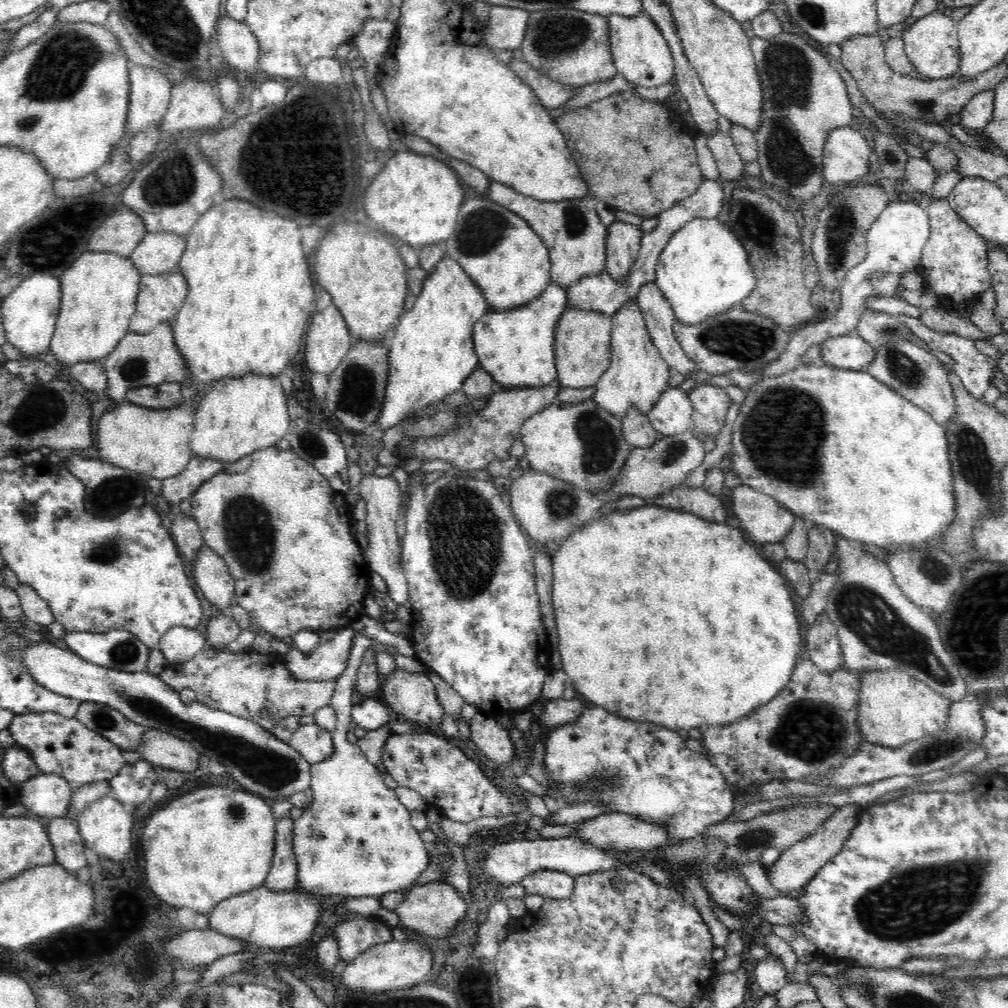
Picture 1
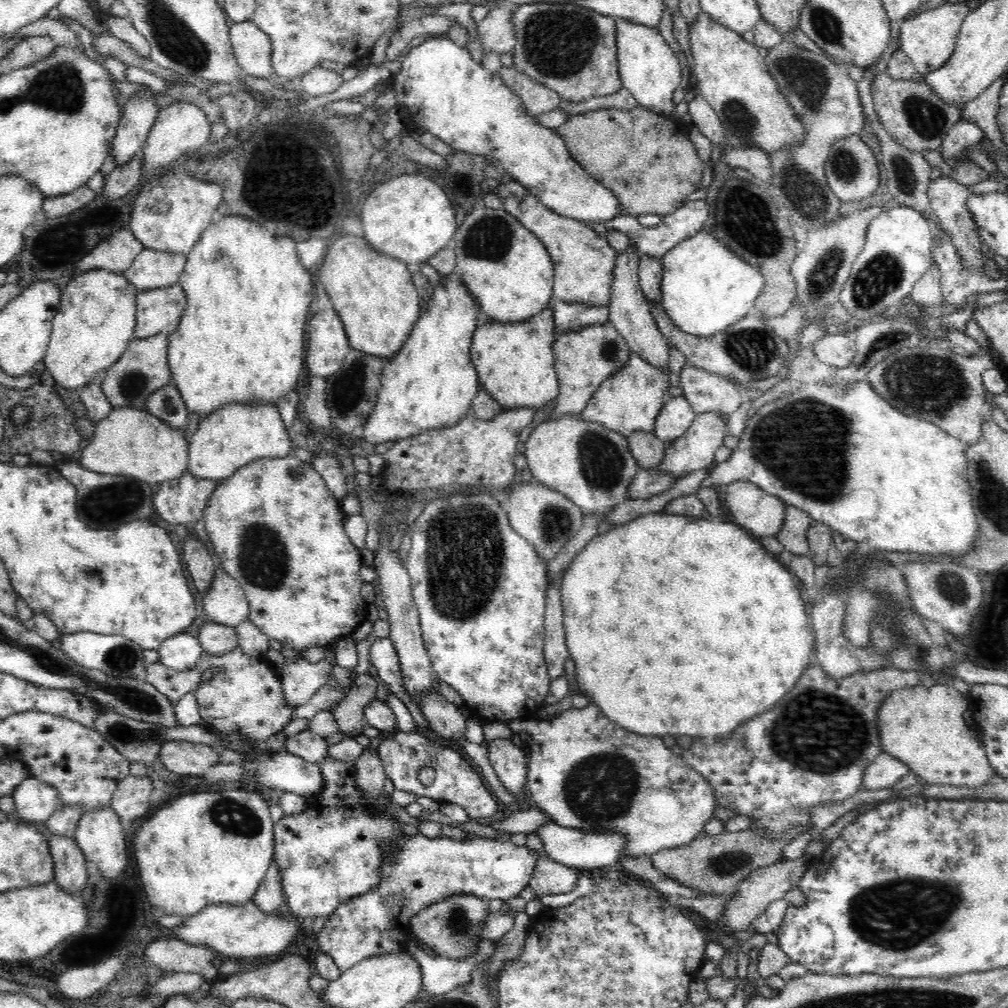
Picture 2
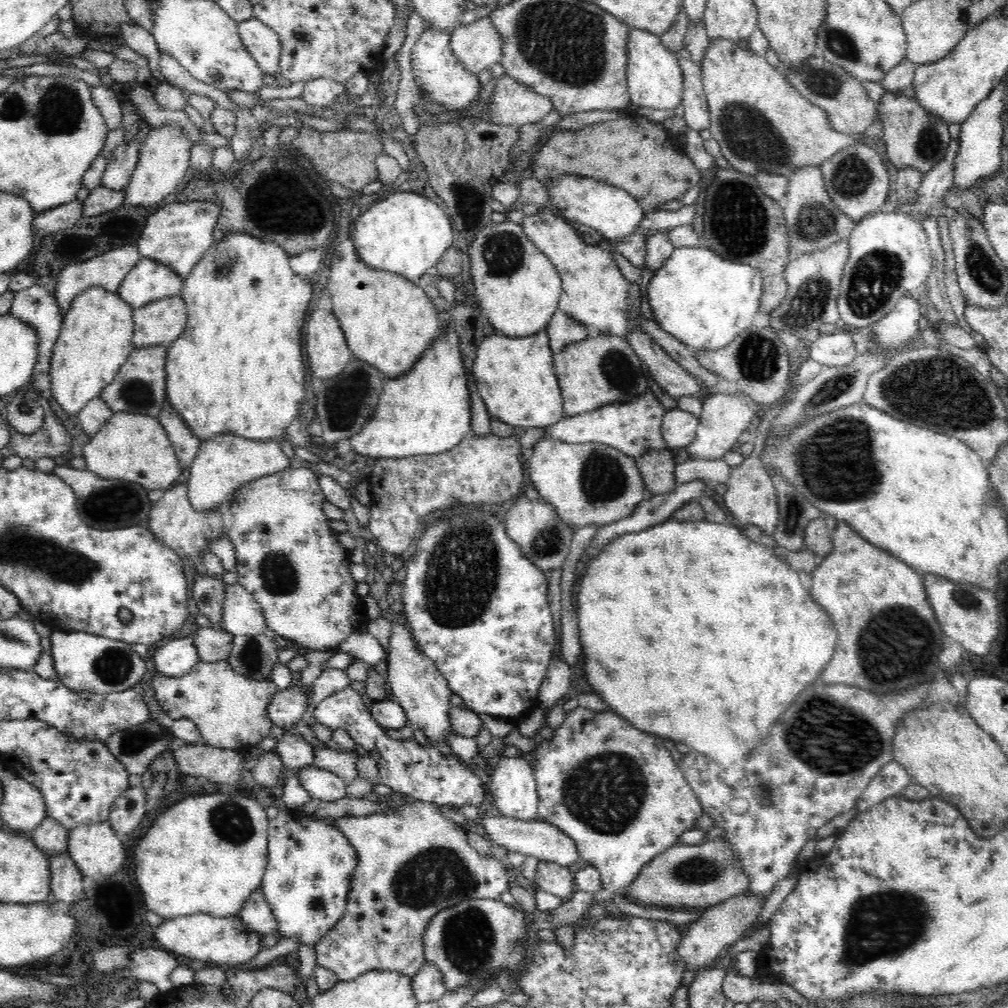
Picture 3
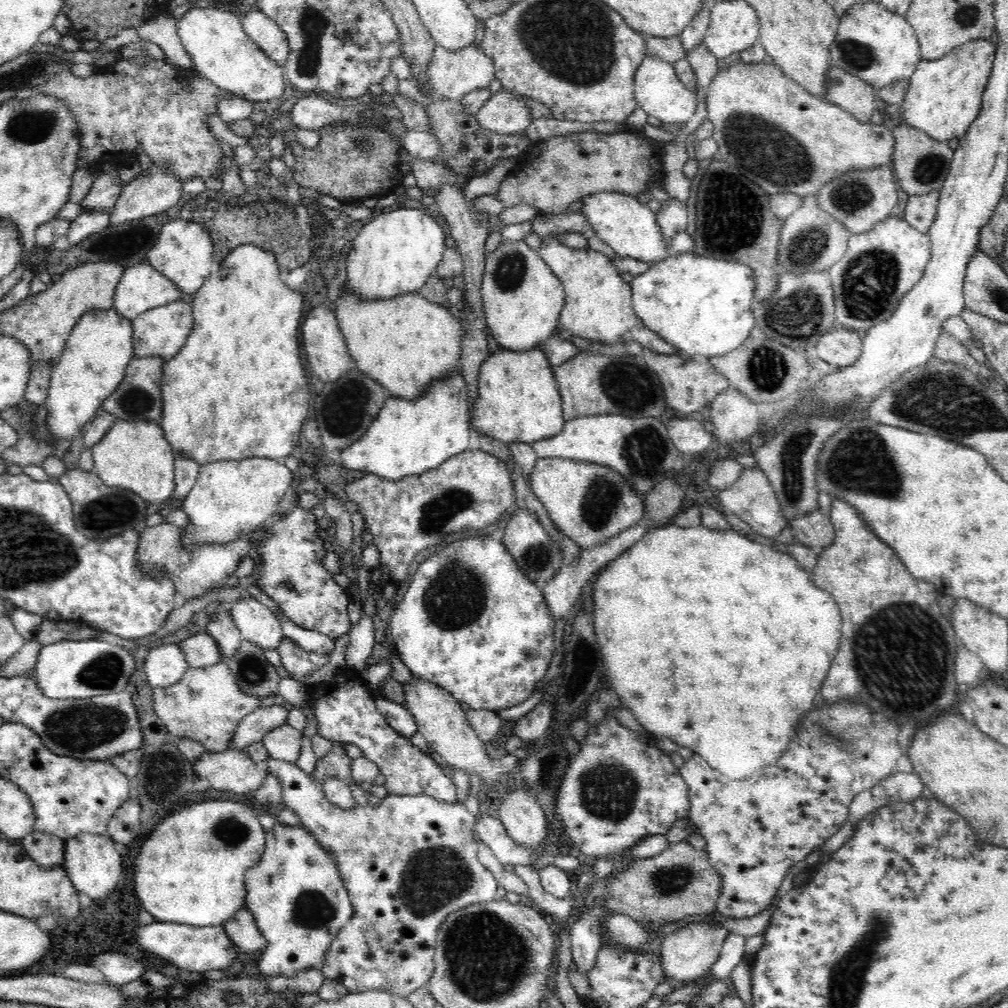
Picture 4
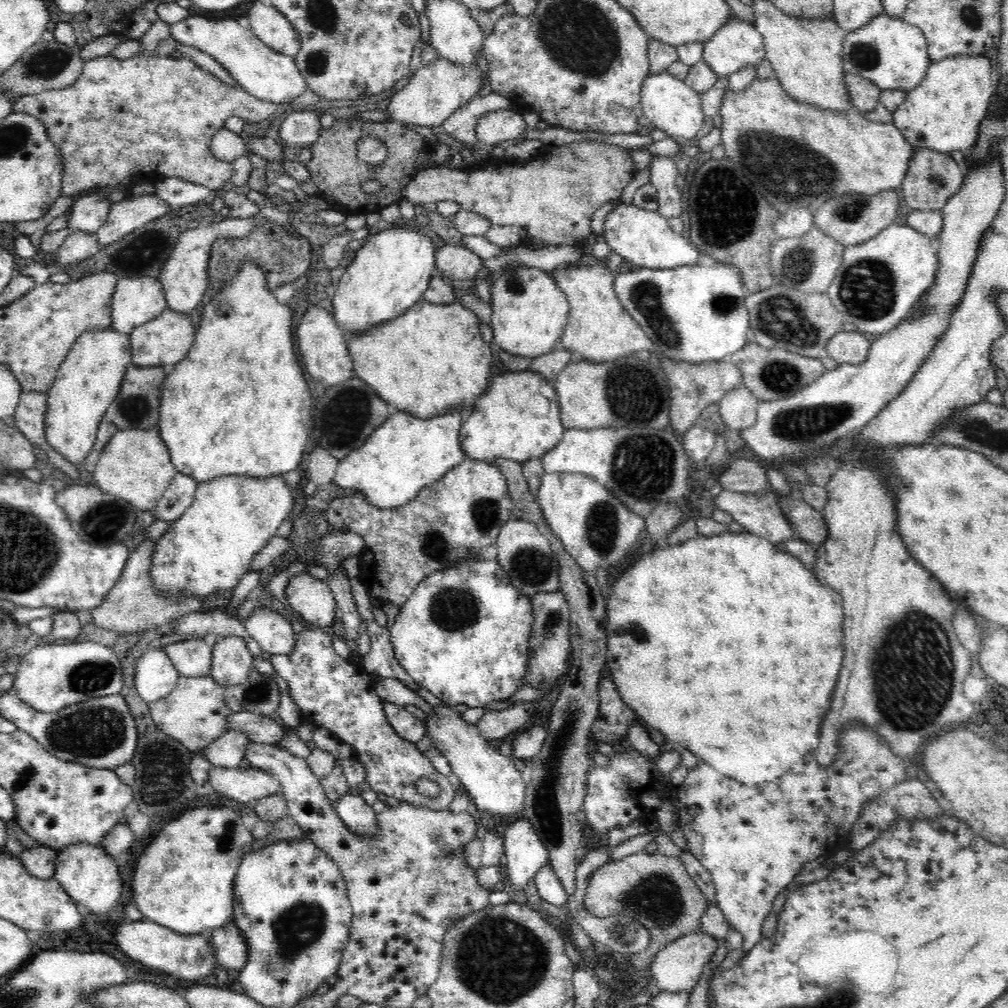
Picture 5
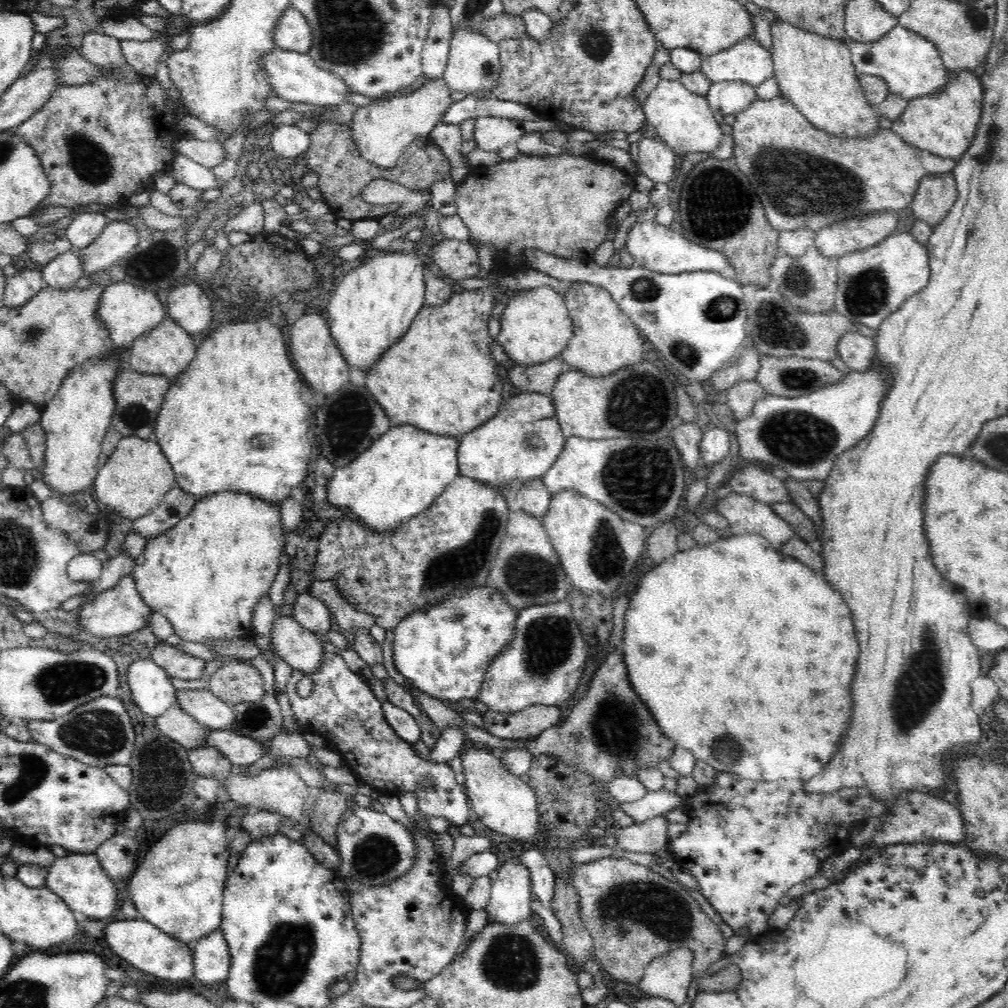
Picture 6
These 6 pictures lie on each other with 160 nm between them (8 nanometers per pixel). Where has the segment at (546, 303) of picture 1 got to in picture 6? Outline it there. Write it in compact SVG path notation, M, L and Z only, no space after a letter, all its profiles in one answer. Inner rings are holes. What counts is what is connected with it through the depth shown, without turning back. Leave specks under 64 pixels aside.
M520 393L502 402L502 411L459 441L459 476L468 476L498 490L510 482L538 480L552 468L565 445L558 417L532 416L532 412L554 412L553 398L546 393Z

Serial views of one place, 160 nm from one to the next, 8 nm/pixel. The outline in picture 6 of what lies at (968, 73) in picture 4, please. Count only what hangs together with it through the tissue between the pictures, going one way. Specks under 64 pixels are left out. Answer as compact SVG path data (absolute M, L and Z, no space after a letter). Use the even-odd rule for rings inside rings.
M948 70L946 90L942 90L938 94L932 94L932 96L922 96L922 98L914 98L914 100L908 101L908 107L899 120L892 122L886 118L879 117L879 126L881 129L892 130L902 137L907 144L915 148L942 158L958 161L968 151L974 141L978 124L981 120L982 99L982 83L979 77L974 75L973 71L960 70L960 72L956 72L955 70Z

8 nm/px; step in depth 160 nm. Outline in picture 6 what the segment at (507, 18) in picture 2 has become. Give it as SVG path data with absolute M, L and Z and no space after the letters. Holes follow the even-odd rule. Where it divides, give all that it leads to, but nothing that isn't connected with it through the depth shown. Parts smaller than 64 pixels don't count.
M440 76L440 78L429 79L418 90L415 90L413 93L410 93L408 95L404 95L401 97L387 97L383 101L376 100L374 103L368 106L362 106L358 108L356 112L354 112L354 116L352 116L352 126L350 126L350 128L352 130L352 138L354 138L354 143L356 143L356 147L360 152L360 156L364 158L364 160L374 163L375 166L380 169L393 168L396 162L398 162L398 158L400 158L400 156L402 156L402 154L410 147L410 144L414 139L429 137L430 132L432 132L432 130L436 128L436 124L442 120L442 116L444 116L444 114L448 114L446 113L446 110L448 110L448 108L450 108L450 106L454 104L452 97L450 97L451 93L453 93L453 91L448 88L445 80L442 76Z

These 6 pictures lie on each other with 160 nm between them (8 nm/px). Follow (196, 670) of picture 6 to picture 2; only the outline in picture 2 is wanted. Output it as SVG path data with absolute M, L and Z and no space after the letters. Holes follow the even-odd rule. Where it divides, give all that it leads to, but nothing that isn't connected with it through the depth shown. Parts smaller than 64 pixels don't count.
M205 624L200 628L199 643L206 654L223 656L238 647L236 628L222 624Z

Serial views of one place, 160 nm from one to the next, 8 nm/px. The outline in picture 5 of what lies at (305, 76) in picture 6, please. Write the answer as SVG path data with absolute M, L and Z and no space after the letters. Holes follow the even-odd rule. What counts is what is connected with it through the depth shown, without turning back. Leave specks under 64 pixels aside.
M194 11L189 17L171 24L171 37L174 42L181 42L186 46L195 46L197 49L204 51L204 53L212 55L220 65L224 66L224 69L230 71L232 77L240 83L240 88L250 93L256 99L275 103L280 106L288 106L291 105L294 98L298 98L306 90L310 90L308 79L298 71L298 65L294 63L294 57L280 54L273 48L266 46L254 34L246 17L236 20L234 18L221 18L218 13L212 14Z

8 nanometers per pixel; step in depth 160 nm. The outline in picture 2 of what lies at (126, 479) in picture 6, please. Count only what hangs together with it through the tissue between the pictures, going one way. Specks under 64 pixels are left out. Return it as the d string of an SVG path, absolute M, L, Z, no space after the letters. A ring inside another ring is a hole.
M123 406L95 423L94 437L82 450L79 463L98 474L132 476L148 484L159 484L182 476L188 457L185 432L172 428L145 409Z

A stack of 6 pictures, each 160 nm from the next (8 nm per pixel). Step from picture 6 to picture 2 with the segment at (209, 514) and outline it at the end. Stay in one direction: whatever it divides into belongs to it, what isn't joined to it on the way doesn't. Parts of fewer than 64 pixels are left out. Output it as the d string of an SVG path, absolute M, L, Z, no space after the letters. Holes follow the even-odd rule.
M226 404L226 406L218 408L214 414L199 420L198 428L190 438L187 470L198 480L209 478L218 484L222 480L230 478L238 468L250 464L254 460L288 456L291 447L290 437L288 437L286 430L288 429L284 427L276 404L254 404L254 406Z

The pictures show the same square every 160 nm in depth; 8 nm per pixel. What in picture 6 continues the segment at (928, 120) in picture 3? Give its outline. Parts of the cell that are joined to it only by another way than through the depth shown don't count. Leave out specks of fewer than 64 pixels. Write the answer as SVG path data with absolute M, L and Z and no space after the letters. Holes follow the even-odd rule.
M954 172L925 177L916 190L911 208L917 220L935 227L946 218L958 193Z

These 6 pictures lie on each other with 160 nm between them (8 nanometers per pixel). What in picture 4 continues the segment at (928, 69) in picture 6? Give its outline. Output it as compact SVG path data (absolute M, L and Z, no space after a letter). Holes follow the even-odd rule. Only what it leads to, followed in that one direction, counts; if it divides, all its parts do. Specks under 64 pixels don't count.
M878 1L854 4L840 18L838 32L830 44L831 64L860 77L874 89L909 80L922 59L918 37L905 16L890 12Z

